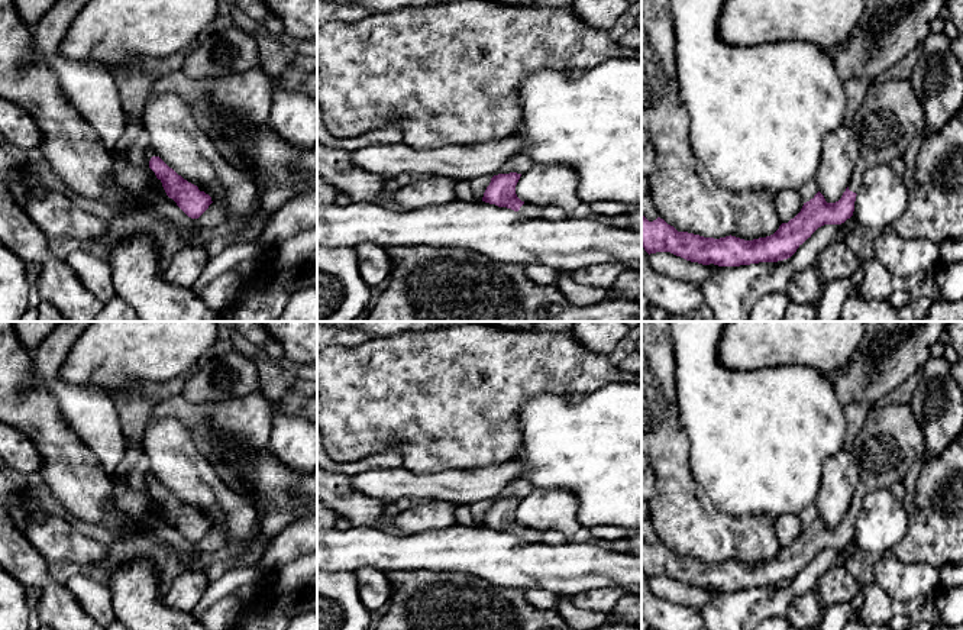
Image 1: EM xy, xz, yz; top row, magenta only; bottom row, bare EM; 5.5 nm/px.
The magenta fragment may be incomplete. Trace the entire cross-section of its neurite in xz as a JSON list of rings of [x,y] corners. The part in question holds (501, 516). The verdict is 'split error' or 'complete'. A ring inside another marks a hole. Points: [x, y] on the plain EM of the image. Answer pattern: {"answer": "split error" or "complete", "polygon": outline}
{"answer": "split error", "polygon": [[[517,497],[494,500],[484,517],[482,526],[511,533],[529,543],[537,543],[542,540],[542,530],[524,527],[516,518],[520,501],[521,498]]]}

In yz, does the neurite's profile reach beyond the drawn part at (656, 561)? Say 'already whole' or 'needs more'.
needs more

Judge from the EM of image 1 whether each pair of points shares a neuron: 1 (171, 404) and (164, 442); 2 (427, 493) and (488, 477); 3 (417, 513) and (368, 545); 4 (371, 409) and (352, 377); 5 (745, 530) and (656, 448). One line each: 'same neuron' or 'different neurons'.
1: different neurons
2: same neuron
3: different neurons
4: same neuron
5: same neuron

